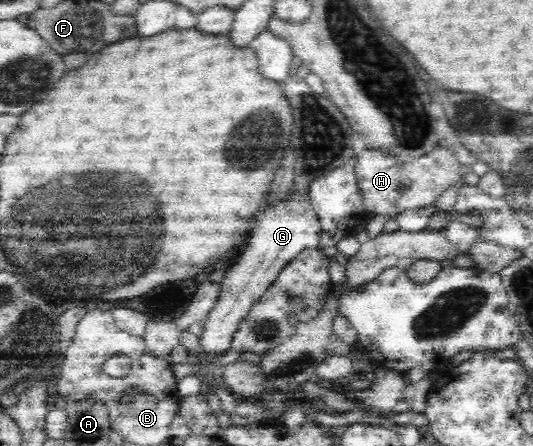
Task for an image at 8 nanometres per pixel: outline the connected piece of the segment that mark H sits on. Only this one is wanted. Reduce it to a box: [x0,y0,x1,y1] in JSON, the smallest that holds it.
[354,146,460,238]

